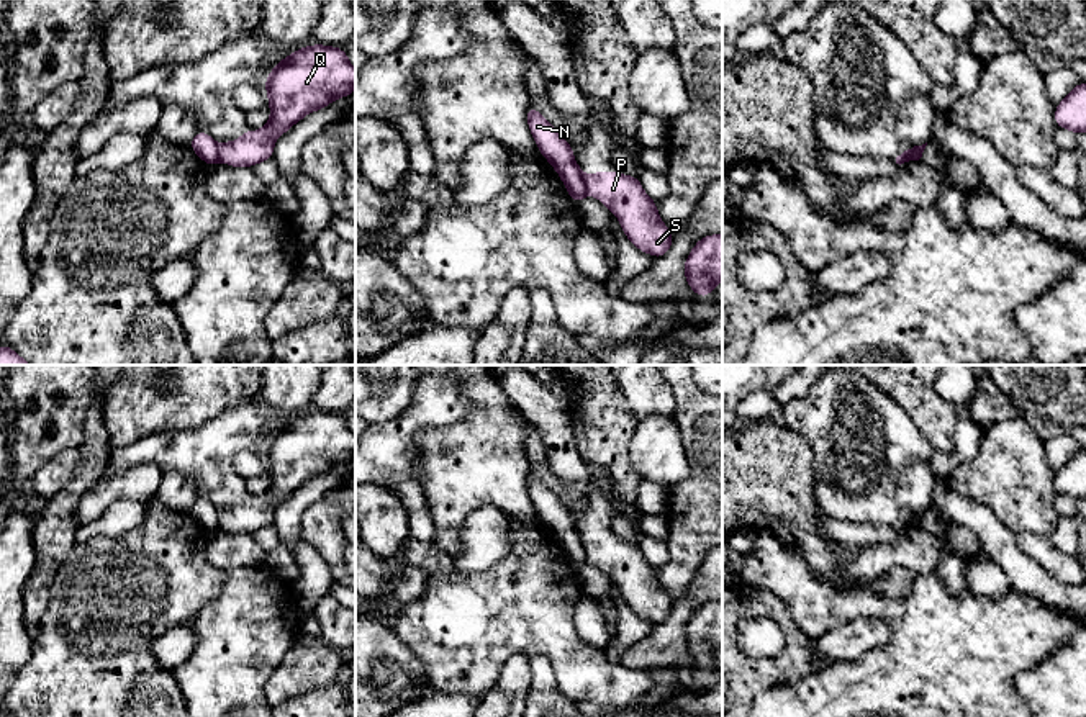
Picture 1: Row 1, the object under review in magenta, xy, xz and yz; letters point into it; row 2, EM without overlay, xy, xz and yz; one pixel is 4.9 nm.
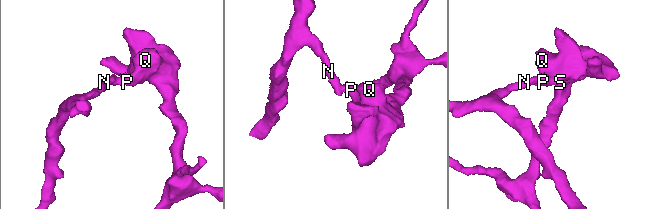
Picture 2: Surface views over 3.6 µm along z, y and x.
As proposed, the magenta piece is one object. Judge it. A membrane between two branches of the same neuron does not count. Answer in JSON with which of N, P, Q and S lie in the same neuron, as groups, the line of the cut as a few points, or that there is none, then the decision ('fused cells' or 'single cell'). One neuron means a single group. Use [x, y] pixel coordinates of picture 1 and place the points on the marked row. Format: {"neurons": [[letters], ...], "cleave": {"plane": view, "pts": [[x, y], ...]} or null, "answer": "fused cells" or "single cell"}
{"neurons": [["N"], ["P", "Q", "S"]], "cleave": {"plane": "xz", "pts": [[582, 177], [587, 185]]}, "answer": "fused cells"}

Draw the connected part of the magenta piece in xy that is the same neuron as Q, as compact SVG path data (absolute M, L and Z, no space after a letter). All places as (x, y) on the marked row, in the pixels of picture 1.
M305 46L282 59L264 83L272 116L254 136L244 128L238 142L226 139L219 159L229 167L254 167L274 157L275 139L311 111L328 106L355 88L355 69L346 51Z

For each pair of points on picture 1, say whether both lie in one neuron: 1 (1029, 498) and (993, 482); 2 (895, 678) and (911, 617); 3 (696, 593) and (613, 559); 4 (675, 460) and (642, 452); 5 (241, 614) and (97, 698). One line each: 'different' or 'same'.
1: same
2: same
3: different
4: same
5: different

